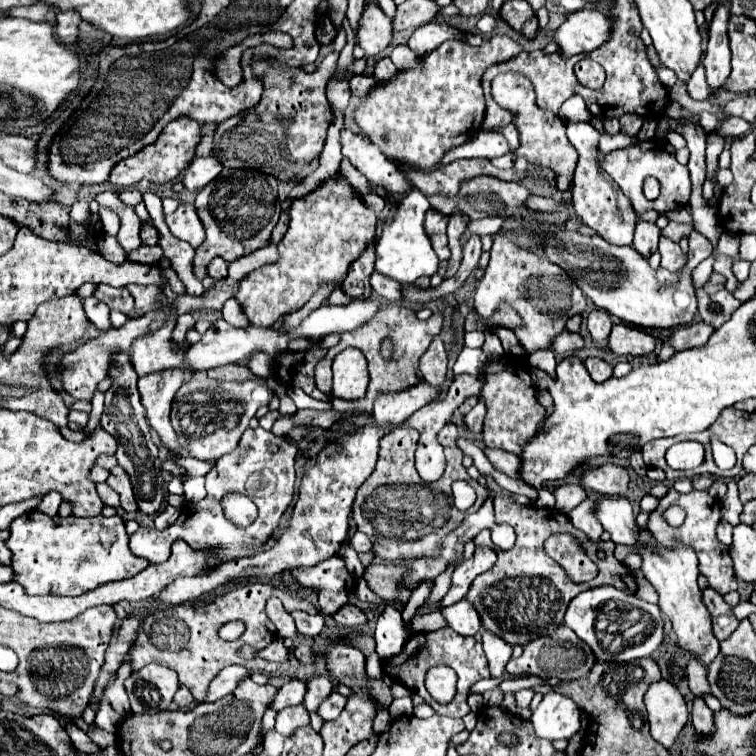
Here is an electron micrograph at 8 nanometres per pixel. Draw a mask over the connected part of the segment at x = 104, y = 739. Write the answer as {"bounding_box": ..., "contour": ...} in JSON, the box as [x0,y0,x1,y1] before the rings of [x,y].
{"bounding_box":[88,730,114,748],"contour":[[[88,730],[88,736],[92,738],[92,742],[96,742],[100,748],[106,748],[106,746],[110,746],[112,742],[114,742],[114,736],[112,734],[108,734],[108,732],[94,732],[94,730]]]}

